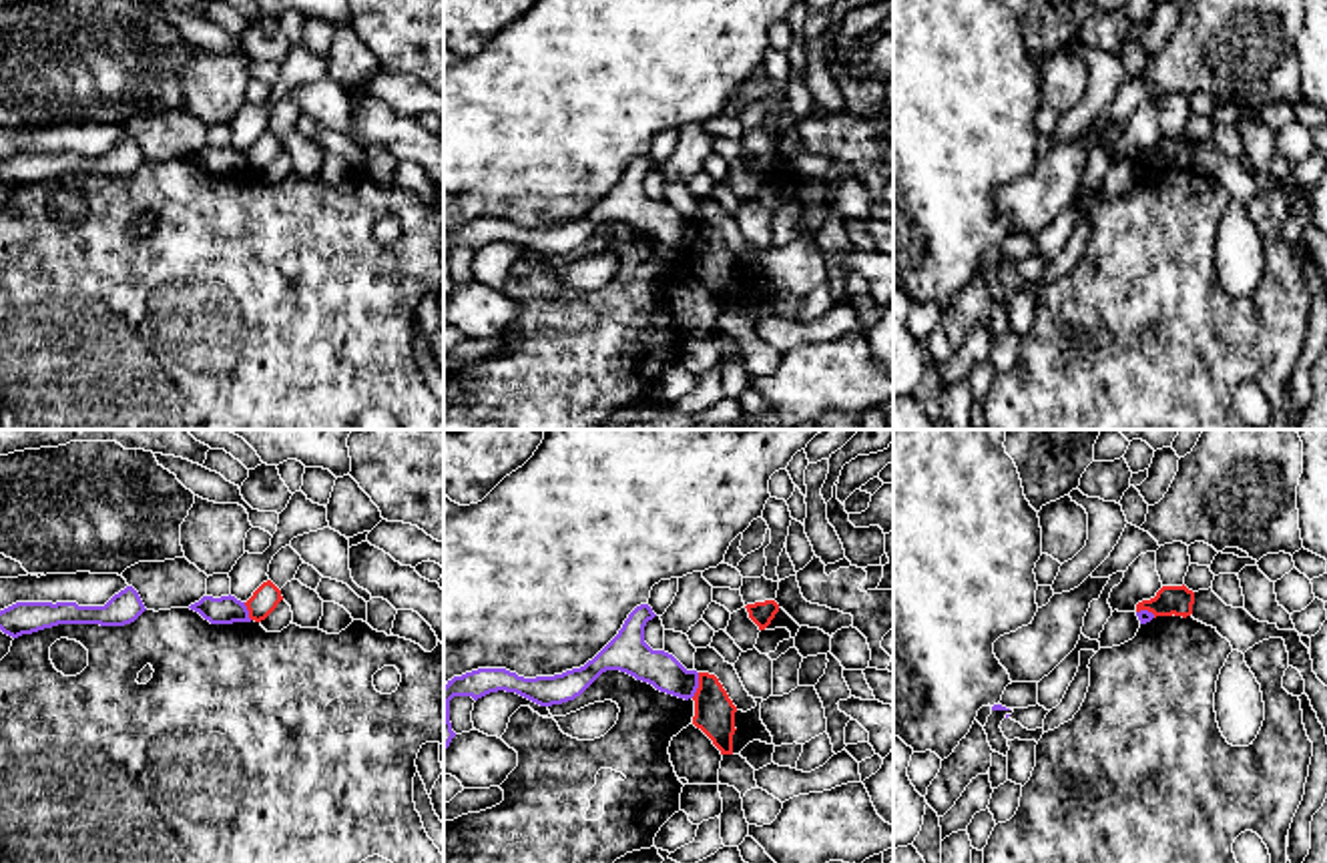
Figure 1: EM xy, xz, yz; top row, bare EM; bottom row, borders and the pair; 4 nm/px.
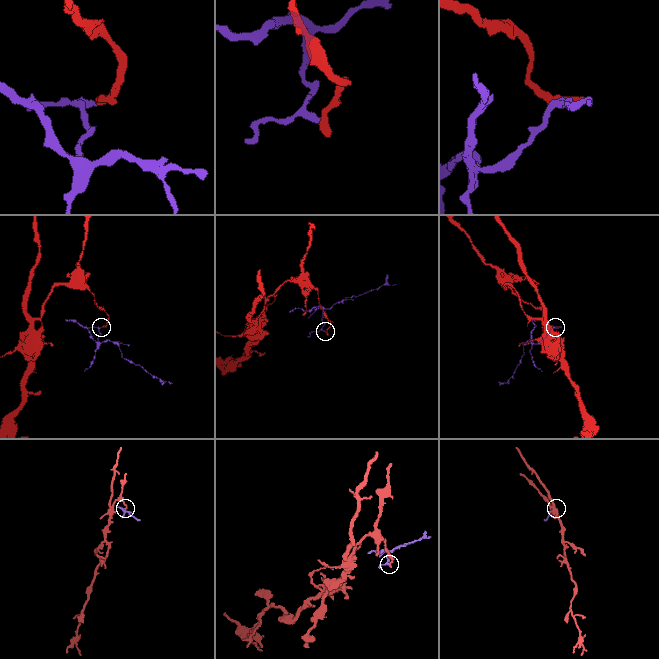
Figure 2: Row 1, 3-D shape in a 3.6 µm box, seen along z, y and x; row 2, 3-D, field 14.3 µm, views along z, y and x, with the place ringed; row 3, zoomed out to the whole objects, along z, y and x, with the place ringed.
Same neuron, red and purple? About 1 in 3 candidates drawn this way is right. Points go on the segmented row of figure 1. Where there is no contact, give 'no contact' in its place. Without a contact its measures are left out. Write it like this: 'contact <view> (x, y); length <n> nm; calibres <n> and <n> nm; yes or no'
contact xz (699, 685); length 110 nm; calibres 160 and 150 nm; no

